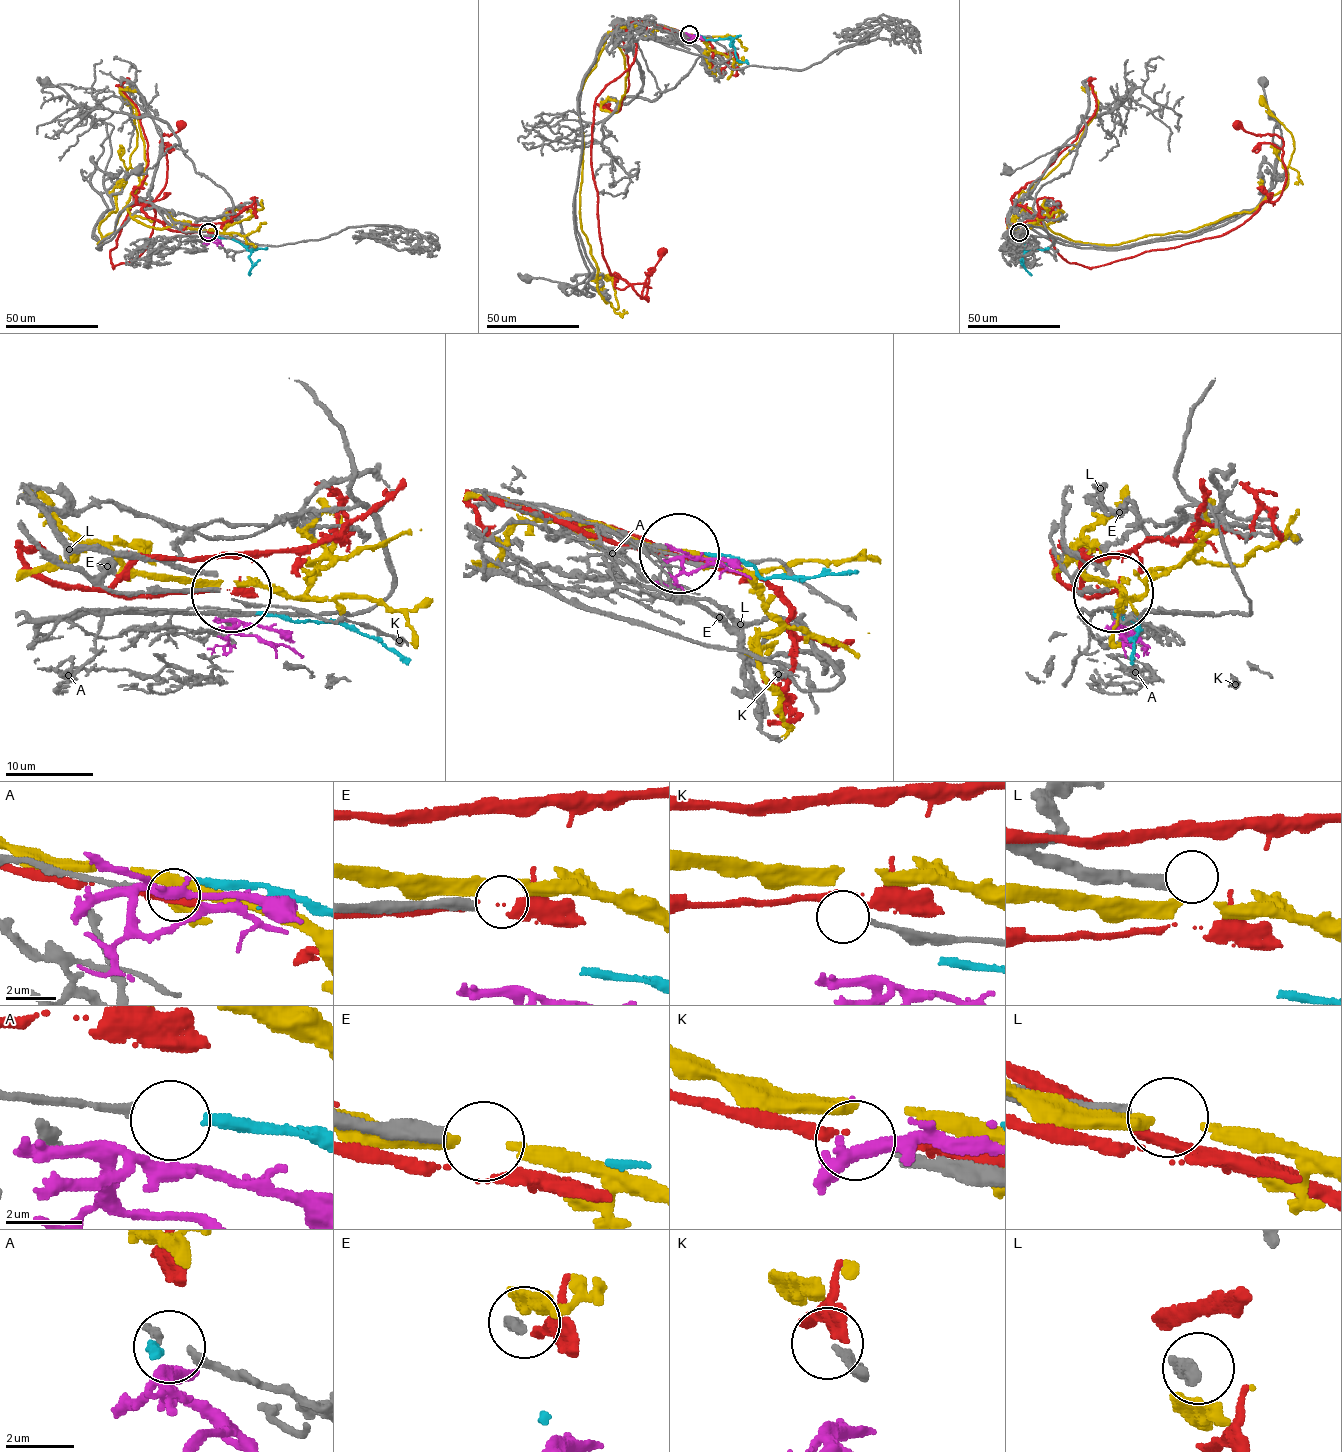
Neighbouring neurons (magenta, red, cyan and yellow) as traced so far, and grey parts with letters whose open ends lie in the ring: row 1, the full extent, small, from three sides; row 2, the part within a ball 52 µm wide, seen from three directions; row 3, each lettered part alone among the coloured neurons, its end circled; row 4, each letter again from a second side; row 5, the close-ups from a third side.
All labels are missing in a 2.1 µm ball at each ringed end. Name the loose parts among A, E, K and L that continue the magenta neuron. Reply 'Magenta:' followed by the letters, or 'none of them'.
Magenta: none of them

